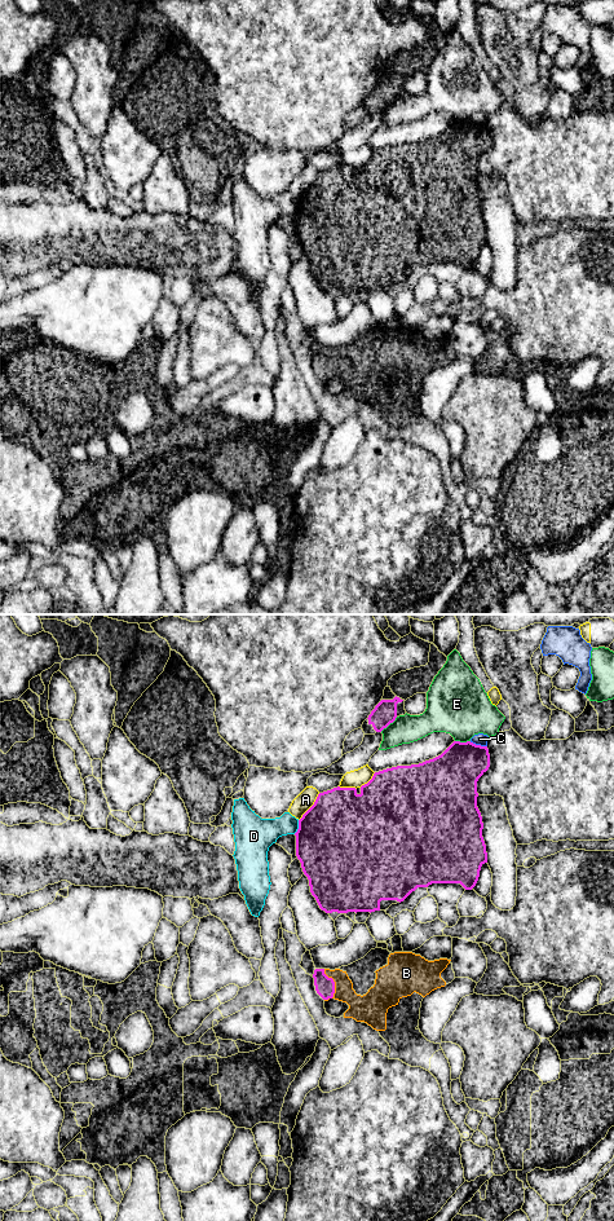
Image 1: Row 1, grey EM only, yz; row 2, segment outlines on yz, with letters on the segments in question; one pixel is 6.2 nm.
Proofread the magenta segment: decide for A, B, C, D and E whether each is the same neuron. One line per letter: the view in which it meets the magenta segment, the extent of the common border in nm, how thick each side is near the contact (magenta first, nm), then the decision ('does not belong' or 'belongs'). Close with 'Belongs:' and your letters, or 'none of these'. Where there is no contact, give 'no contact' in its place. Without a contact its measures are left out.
A: meets magenta in yz; contact 220 nm long; 500 nm thick on the magenta side, 110 nm on the other; does not belong
B: meets magenta in yz; contact 190 nm long; 120 nm thick on the magenta side, 160 nm on the other; belongs
C: meets magenta in yz; contact 120 nm long; 320 nm thick on the magenta side, 70 nm on the other; does not belong
D: meets magenta in yz; contact 90 nm long; 500 nm thick on the magenta side, 190 nm on the other; does not belong
E: meets magenta in yz; contact 140 nm long; 140 nm thick on the magenta side, 180 nm on the other; does not belong
Belongs: B

